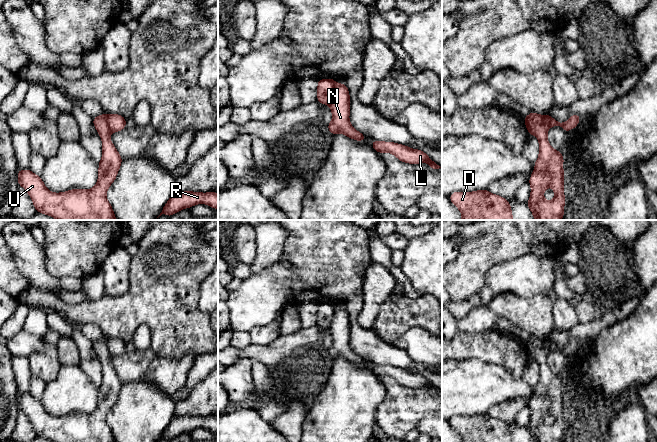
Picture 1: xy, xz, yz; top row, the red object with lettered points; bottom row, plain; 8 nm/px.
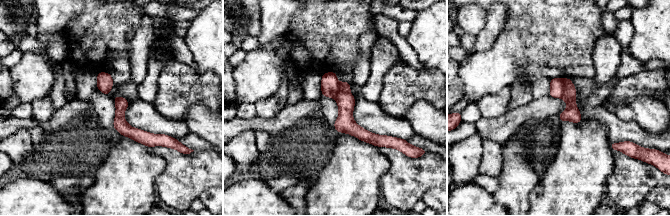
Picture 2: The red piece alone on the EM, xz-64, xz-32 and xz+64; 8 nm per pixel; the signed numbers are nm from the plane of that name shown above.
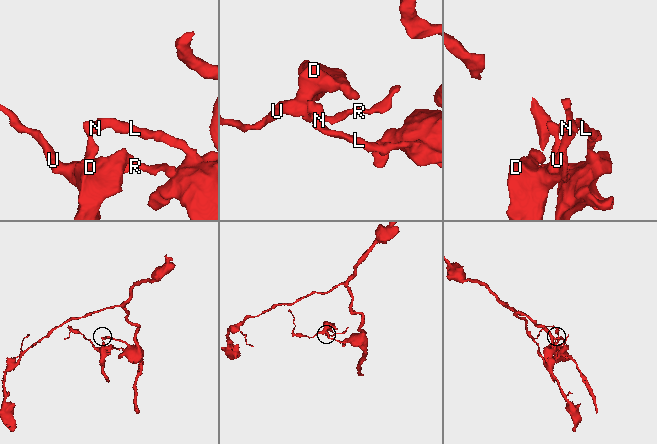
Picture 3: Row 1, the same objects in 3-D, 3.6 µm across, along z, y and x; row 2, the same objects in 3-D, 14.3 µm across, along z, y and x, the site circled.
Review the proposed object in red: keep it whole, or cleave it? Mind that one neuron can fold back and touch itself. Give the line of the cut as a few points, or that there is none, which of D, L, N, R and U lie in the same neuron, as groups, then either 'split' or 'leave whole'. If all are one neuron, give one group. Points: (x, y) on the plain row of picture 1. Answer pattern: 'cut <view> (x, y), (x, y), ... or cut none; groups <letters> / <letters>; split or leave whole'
cut xz (335, 307), (333, 318), (328, 328); groups D R U / L N; split

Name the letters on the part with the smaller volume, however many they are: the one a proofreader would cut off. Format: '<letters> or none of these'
D, R, U

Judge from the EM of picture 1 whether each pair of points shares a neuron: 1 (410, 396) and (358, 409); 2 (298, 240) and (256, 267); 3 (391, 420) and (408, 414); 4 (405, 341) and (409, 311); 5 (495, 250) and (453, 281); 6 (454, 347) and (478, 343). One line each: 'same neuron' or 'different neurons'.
1: different neurons
2: different neurons
3: same neuron
4: different neurons
5: same neuron
6: same neuron

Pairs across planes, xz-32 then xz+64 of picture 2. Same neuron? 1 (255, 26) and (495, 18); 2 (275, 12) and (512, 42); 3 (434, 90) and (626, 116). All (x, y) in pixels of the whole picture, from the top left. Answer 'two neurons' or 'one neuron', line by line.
1: two neurons
2: two neurons
3: two neurons

